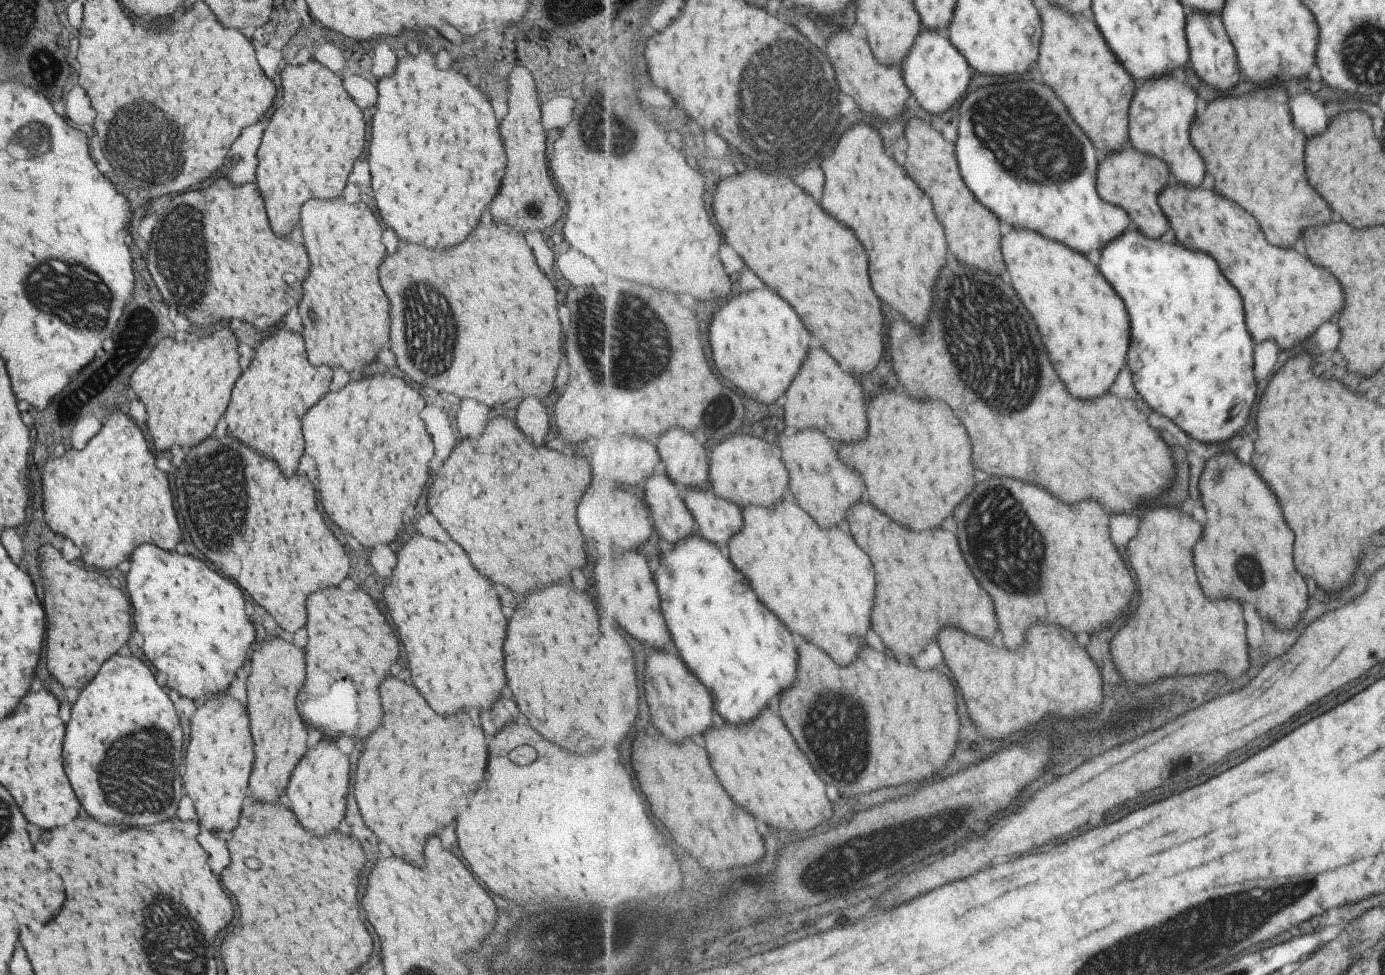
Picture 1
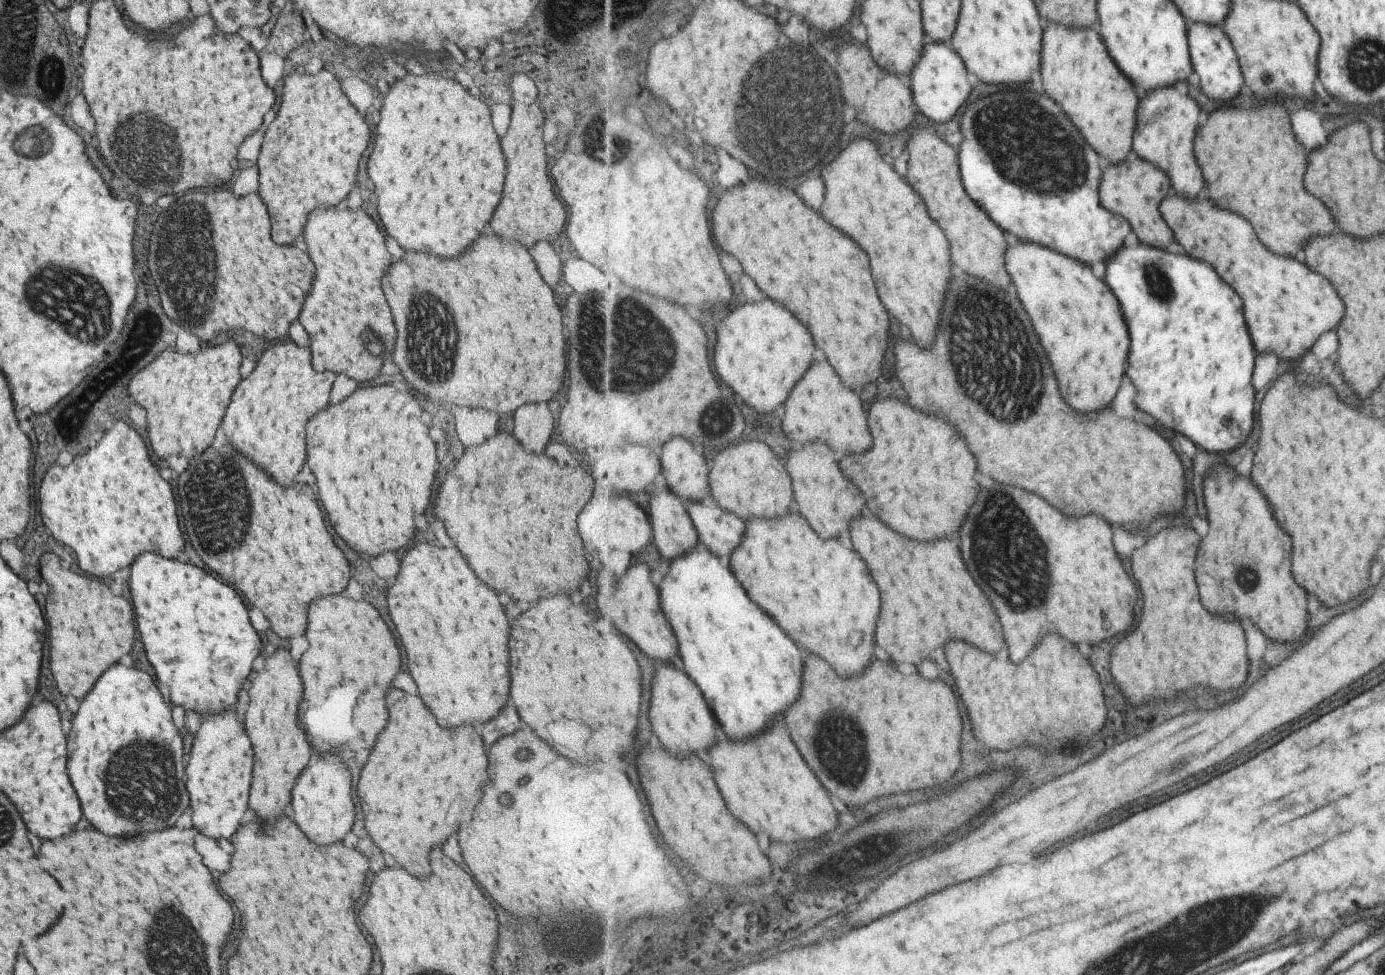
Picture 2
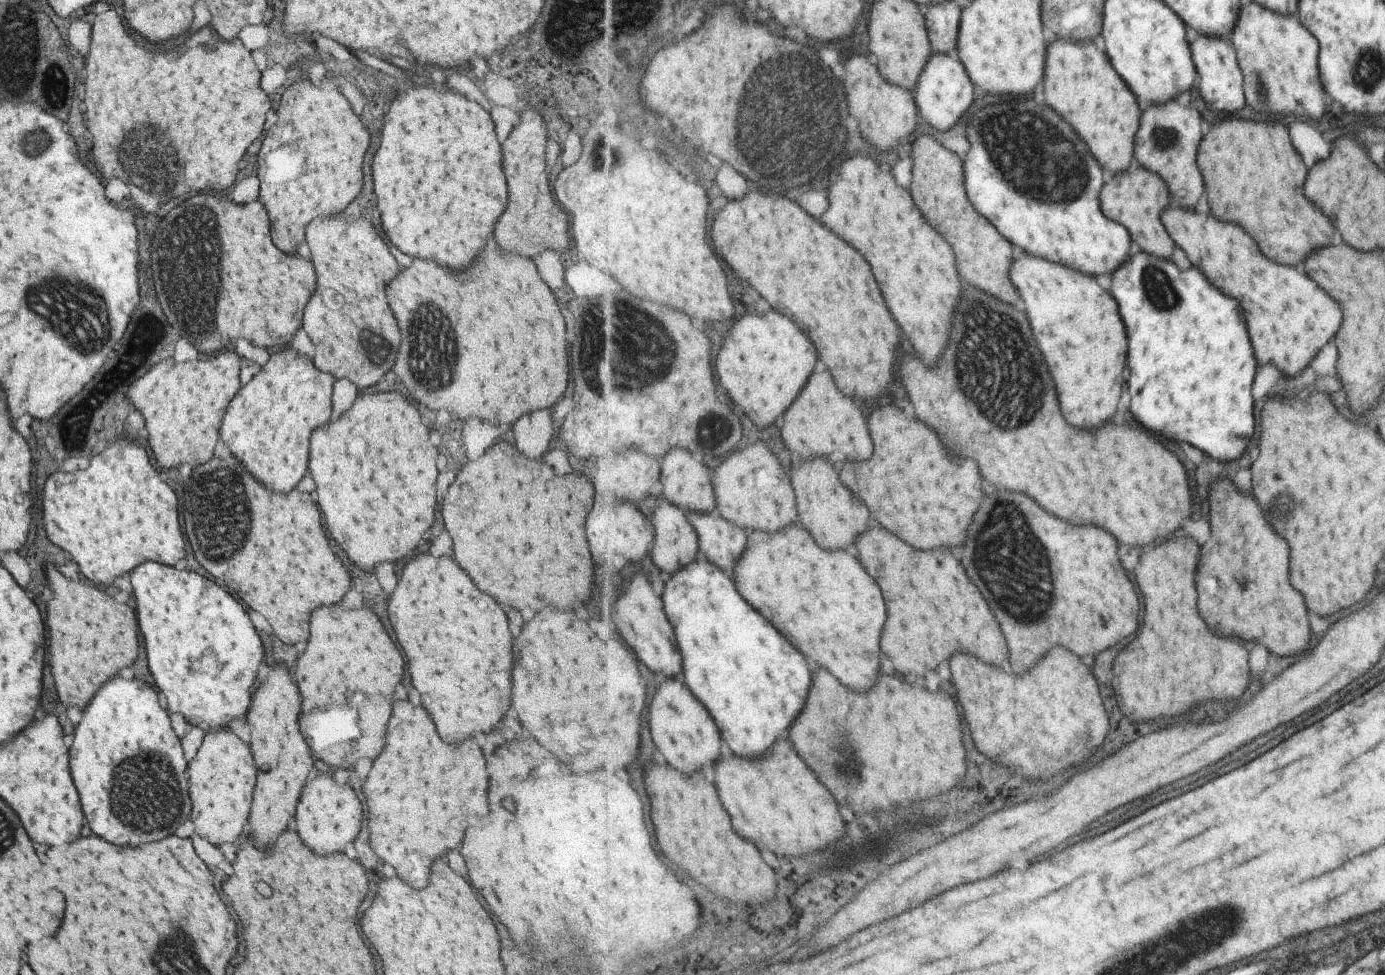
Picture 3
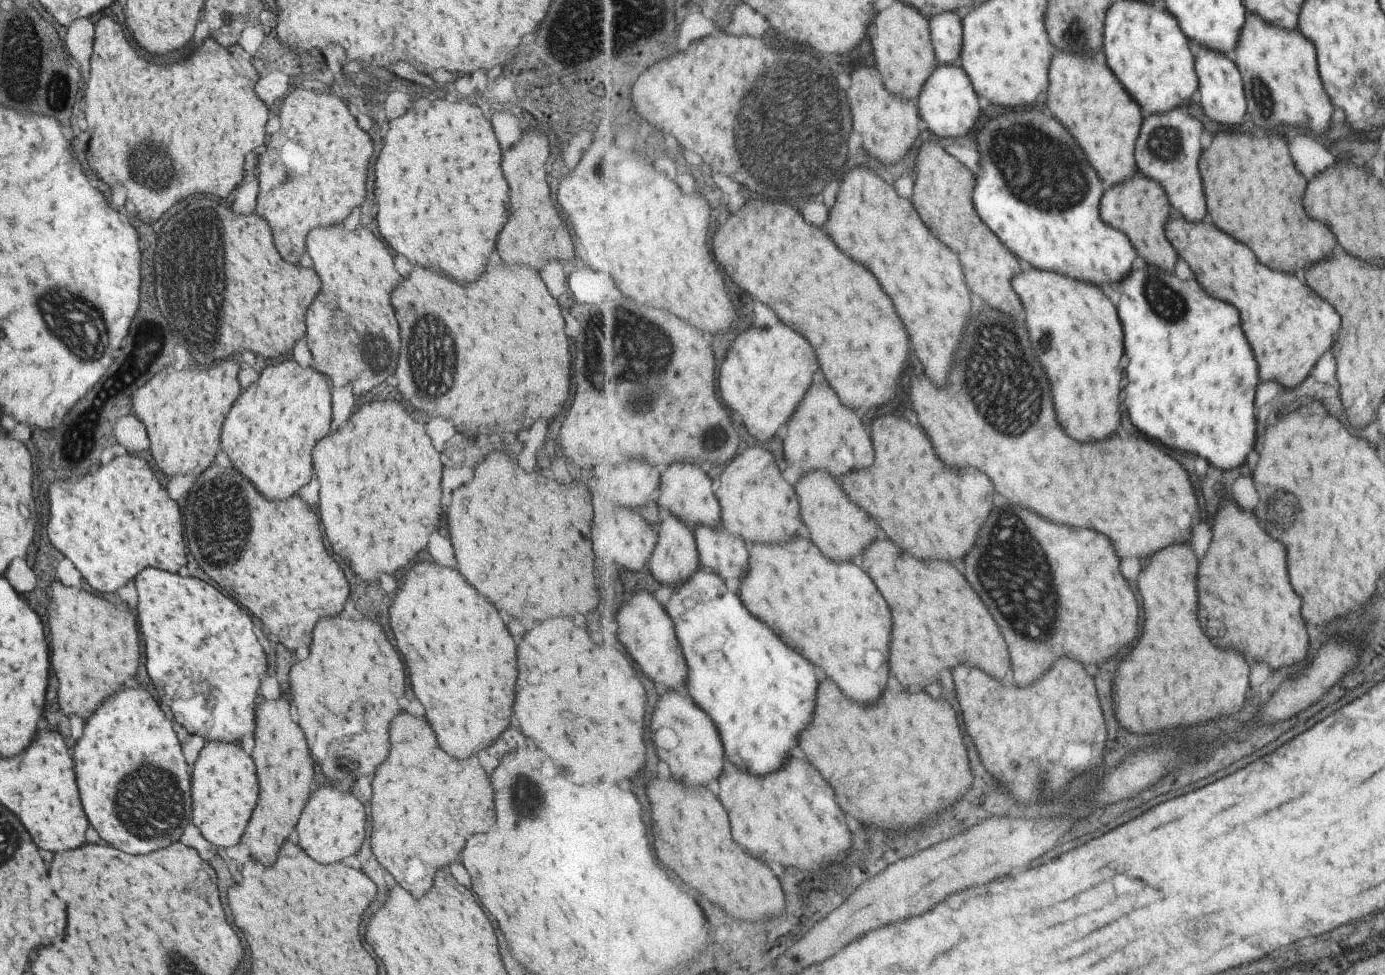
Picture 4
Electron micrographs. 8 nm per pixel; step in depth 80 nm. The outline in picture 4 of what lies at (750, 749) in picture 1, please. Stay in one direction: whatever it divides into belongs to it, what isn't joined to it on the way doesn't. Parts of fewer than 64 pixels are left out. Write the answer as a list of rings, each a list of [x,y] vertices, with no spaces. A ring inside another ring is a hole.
[[[796,753],[790,760],[776,773],[765,776],[747,774],[747,771],[743,772],[743,769],[739,770],[727,762],[729,768],[719,782],[719,800],[723,800],[723,806],[727,812],[731,812],[733,838],[743,844],[749,854],[767,862],[775,860],[785,868],[827,870],[833,864],[841,864],[853,846],[853,834],[849,830],[847,816],[837,804],[837,796],[831,784],[813,766],[809,766],[809,762],[799,761]]]

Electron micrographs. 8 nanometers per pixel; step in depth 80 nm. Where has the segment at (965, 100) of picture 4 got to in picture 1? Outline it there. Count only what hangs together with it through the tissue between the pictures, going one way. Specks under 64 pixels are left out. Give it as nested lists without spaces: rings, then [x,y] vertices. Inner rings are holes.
[[[923,30],[915,41],[901,70],[913,94],[912,102],[932,115],[946,113],[953,104],[961,102],[971,84],[971,66],[962,52],[950,41],[947,33]]]

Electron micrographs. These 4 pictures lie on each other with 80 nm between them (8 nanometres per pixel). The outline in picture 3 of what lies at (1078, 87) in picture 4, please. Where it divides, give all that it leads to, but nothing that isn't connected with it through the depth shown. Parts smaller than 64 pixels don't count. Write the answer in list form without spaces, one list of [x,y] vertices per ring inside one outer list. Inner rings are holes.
[[[1057,40],[1049,46],[1045,96],[1049,106],[1055,108],[1055,112],[1059,112],[1079,132],[1079,136],[1083,136],[1108,177],[1132,167],[1135,160],[1133,146],[1141,126],[1143,108],[1130,86],[1111,66],[1109,56],[1099,52],[1095,44],[1063,44],[1063,40]]]

